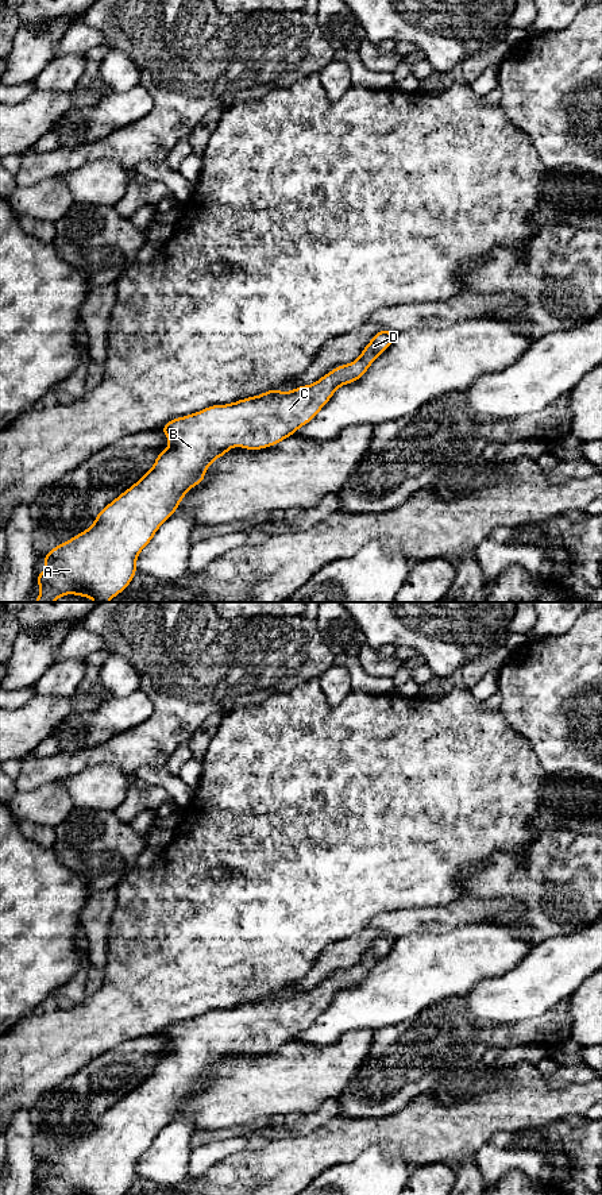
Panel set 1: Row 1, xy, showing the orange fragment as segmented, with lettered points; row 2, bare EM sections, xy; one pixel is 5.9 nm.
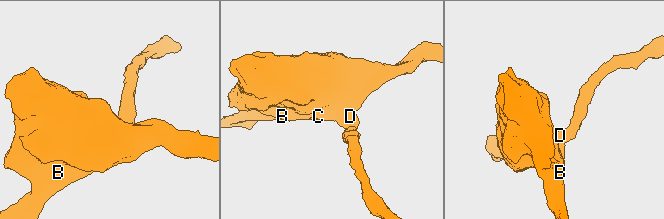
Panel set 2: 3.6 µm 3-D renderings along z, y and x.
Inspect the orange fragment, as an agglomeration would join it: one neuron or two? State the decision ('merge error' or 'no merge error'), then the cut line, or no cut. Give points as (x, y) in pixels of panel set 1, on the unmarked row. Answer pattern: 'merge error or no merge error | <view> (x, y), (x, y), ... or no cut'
no merge error | no cut

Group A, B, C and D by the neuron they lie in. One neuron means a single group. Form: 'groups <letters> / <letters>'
groups A B C D

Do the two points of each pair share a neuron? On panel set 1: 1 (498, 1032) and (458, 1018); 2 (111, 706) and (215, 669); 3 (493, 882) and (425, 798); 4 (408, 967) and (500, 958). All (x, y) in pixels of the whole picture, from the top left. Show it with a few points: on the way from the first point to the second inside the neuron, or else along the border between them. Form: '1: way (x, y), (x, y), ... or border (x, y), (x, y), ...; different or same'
1: way (489, 1032), (471, 1032), (467, 1028); same
2: border (139, 689), (151, 704), (151, 714), (137, 725); different
3: border (509, 850), (469, 867), (459, 889); different
4: way (431, 970), (462, 958), (477, 958); same

